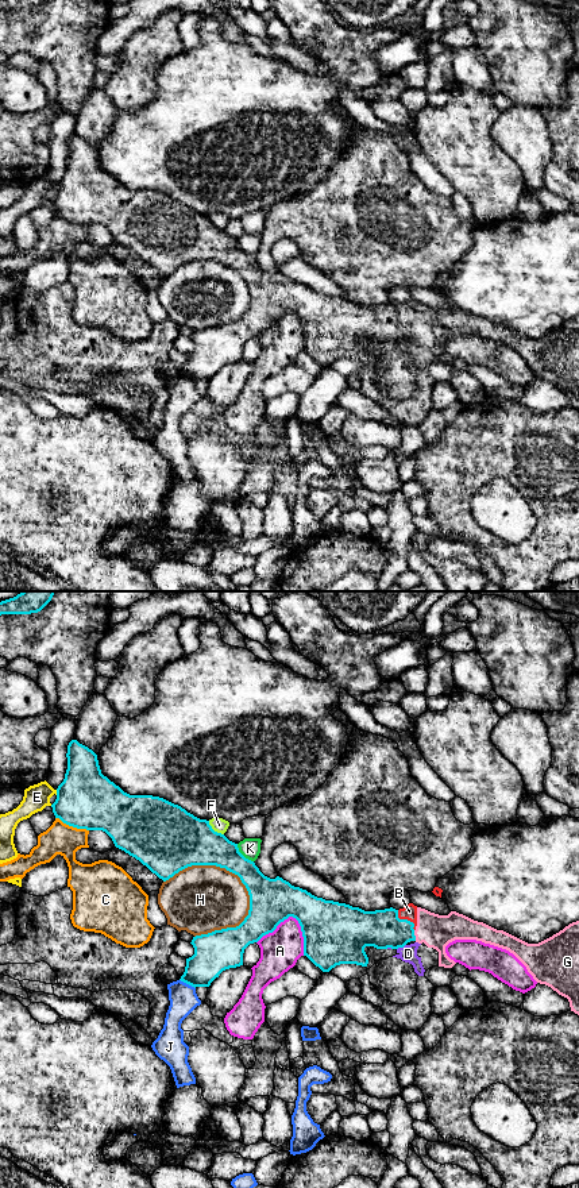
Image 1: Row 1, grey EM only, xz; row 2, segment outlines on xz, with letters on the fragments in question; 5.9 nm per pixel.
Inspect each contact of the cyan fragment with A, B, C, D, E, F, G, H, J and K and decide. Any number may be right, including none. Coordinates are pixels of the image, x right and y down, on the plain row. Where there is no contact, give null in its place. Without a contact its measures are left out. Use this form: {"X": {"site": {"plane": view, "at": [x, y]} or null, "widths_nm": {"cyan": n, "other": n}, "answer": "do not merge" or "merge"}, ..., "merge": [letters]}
{"A": {"site": {"plane": "xz", "at": [294, 312]}, "widths_nm": {"cyan": 360, "other": 240}, "answer": "do not merge"}, "B": {"site": {"plane": "xz", "at": [405, 315]}, "widths_nm": {"cyan": 240, "other": 90}, "answer": "merge"}, "C": {"site": {"plane": "xz", "at": [72, 220]}, "widths_nm": {"cyan": 360, "other": 190}, "answer": "do not merge"}, "D": {"site": {"plane": "xz", "at": [401, 342]}, "widths_nm": {"cyan": 240, "other": 100}, "answer": "merge"}, "E": {"site": {"plane": "xz", "at": [57, 188]}, "widths_nm": {"cyan": 360, "other": 150}, "answer": "do not merge"}, "F": {"site": {"plane": "xz", "at": [213, 226]}, "widths_nm": {"cyan": 360, "other": 90}, "answer": "do not merge"}, "G": {"site": {"plane": "xz", "at": [415, 331]}, "widths_nm": {"cyan": 240, "other": 200}, "answer": "merge"}, "H": {"site": {"plane": "xz", "at": [220, 262]}, "widths_nm": {"cyan": 300, "other": 400}, "answer": "do not merge"}, "J": {"site": {"plane": "xz", "at": [188, 378]}, "widths_nm": {"cyan": 240, "other": 160}, "answer": "do not merge"}, "K": {"site": {"plane": "xz", "at": [242, 250]}, "widths_nm": {"cyan": 240, "other": 120}, "answer": "do not merge"}, "merge": ["B", "D", "G"]}

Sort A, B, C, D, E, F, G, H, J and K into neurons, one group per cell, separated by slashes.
A / B D G / C / E / F / H / J / K

